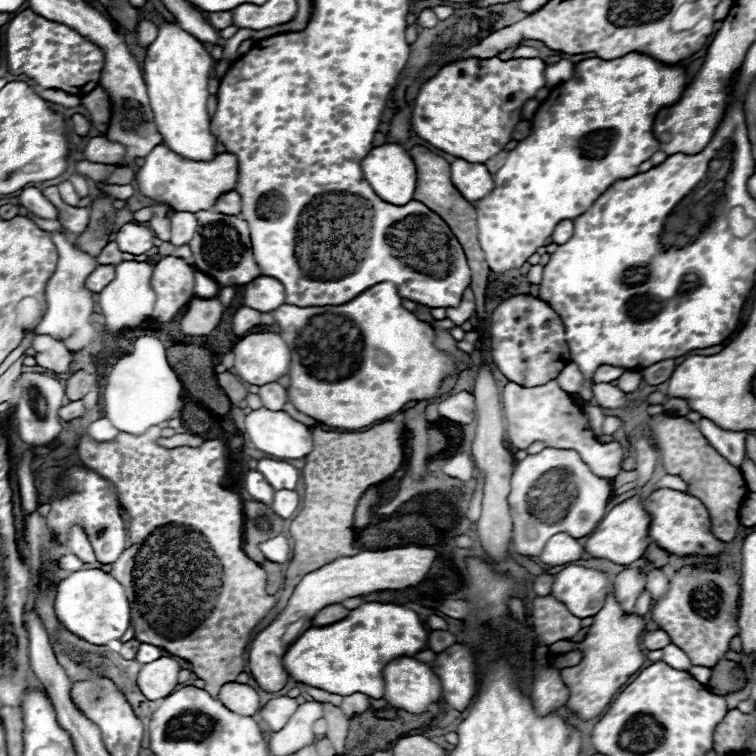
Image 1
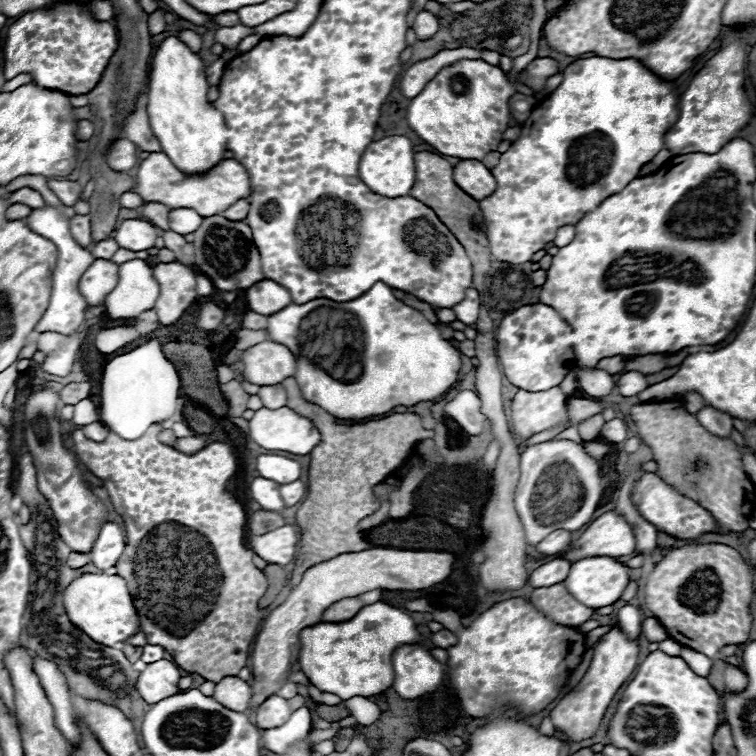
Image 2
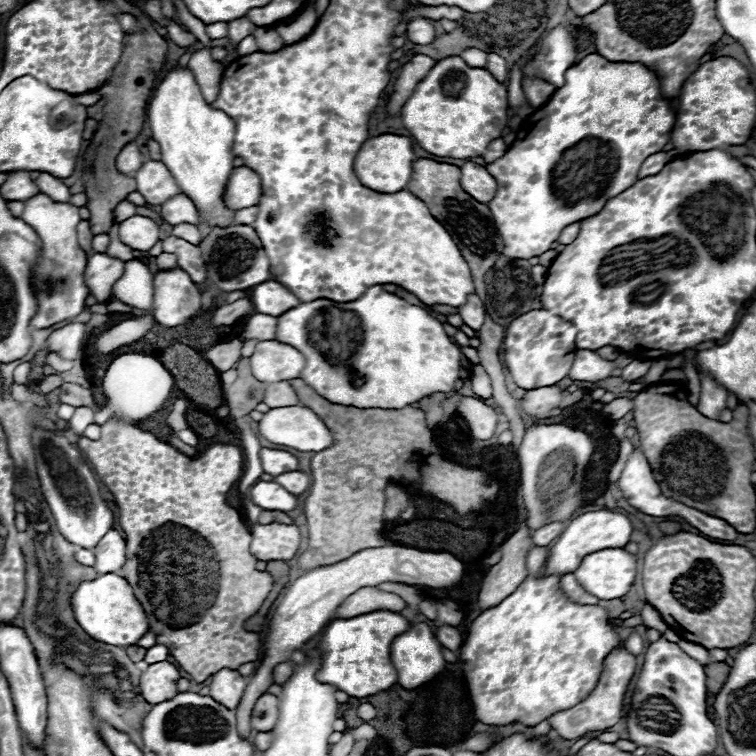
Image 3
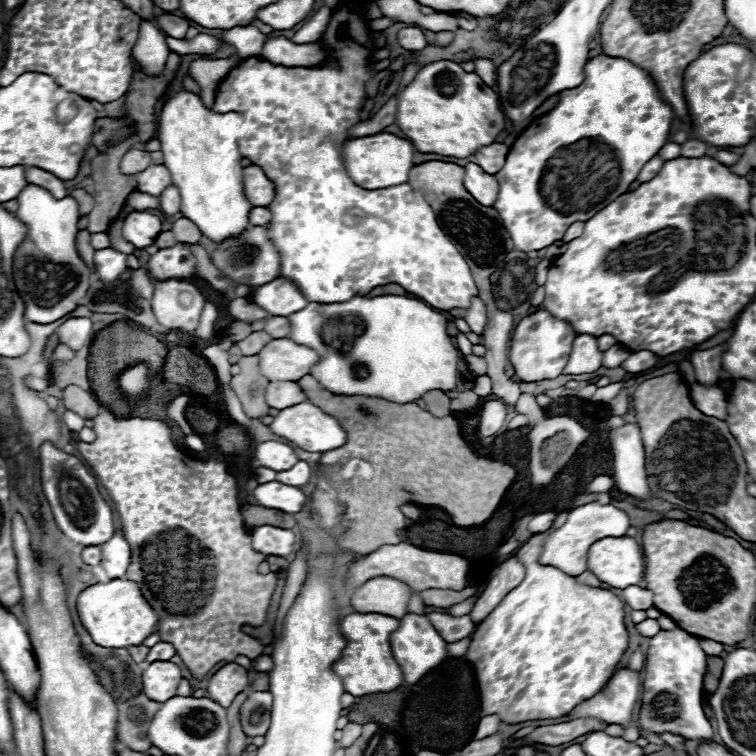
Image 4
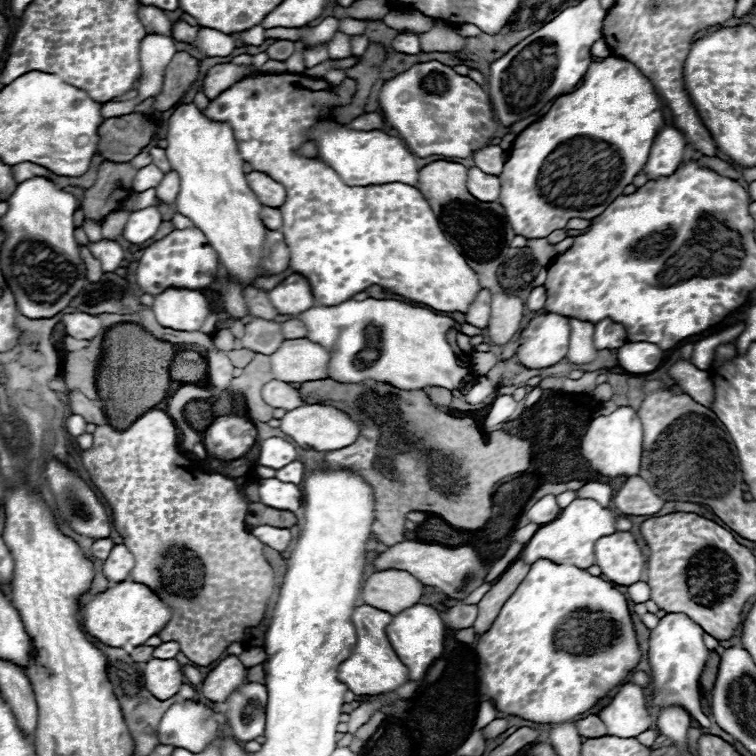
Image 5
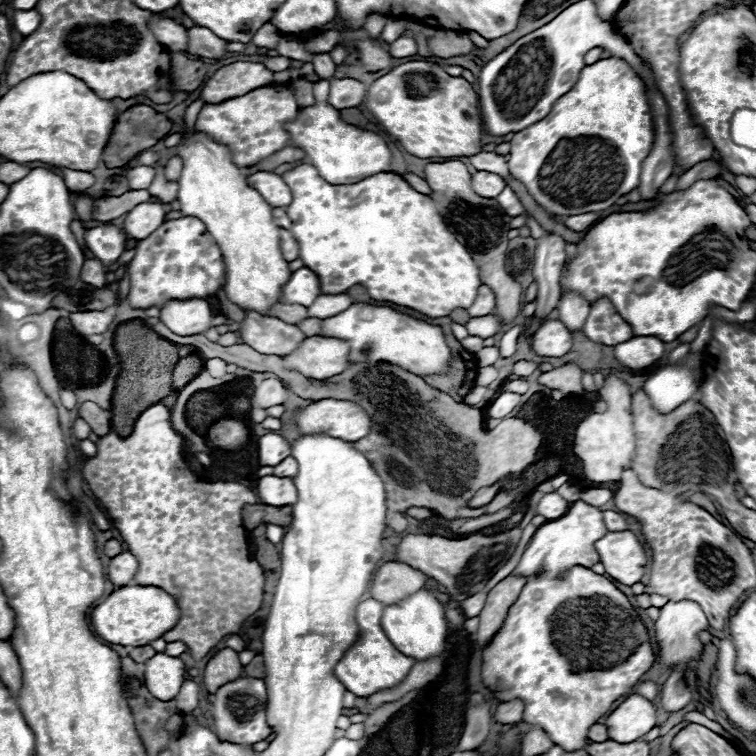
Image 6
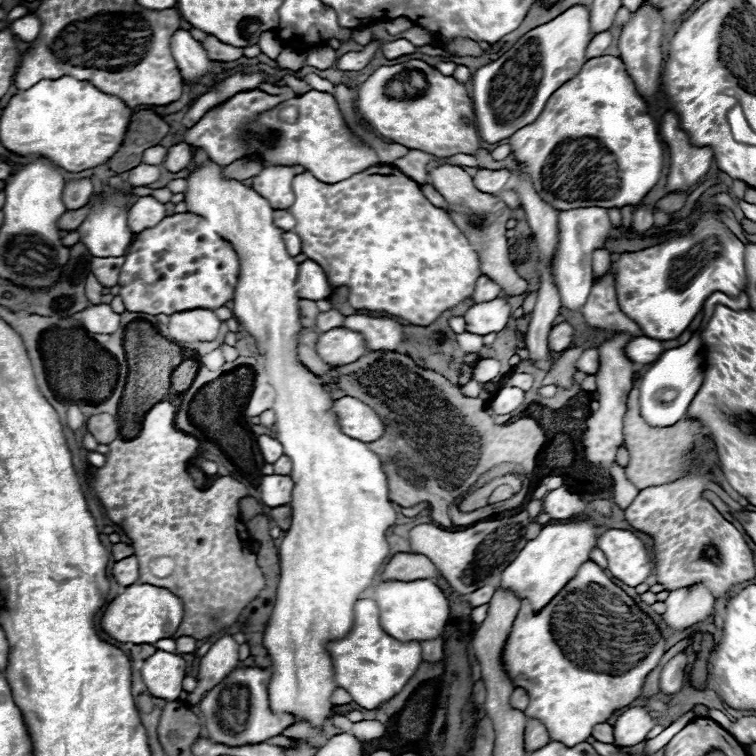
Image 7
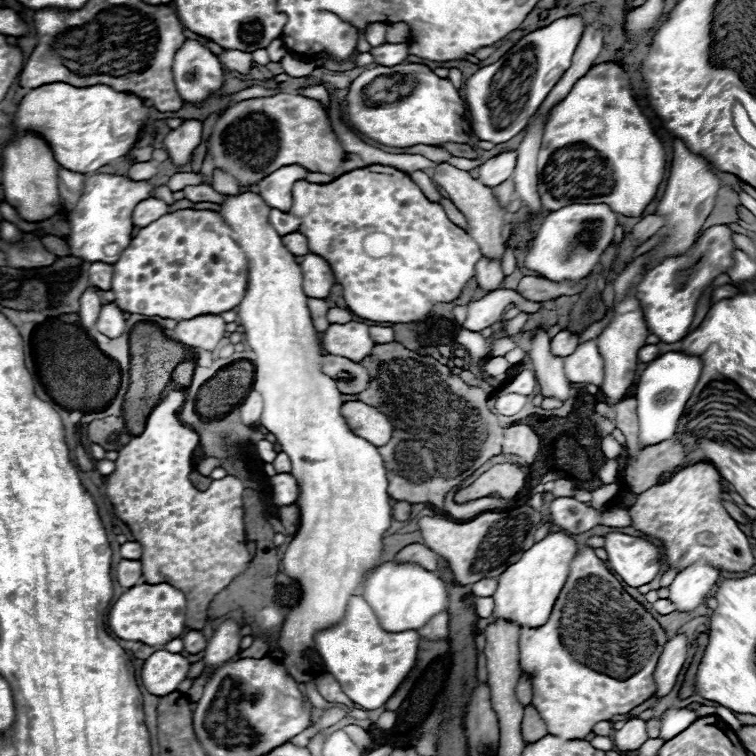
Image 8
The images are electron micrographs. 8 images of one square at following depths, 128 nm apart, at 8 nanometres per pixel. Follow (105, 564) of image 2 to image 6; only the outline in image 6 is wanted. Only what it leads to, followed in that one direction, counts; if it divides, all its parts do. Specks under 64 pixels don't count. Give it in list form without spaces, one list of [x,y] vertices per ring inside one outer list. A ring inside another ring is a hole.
[[[122,552],[116,558],[110,560],[108,566],[108,578],[116,584],[116,586],[126,586],[130,584],[130,580],[134,578],[138,570],[138,560],[130,554],[130,552]]]

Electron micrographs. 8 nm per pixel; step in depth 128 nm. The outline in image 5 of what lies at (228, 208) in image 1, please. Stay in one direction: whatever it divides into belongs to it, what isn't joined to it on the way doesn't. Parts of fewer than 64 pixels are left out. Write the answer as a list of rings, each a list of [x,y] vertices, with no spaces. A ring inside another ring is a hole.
[[[264,206],[264,210],[262,210],[262,222],[270,230],[280,230],[280,226],[282,226],[282,214],[280,214],[280,210]]]

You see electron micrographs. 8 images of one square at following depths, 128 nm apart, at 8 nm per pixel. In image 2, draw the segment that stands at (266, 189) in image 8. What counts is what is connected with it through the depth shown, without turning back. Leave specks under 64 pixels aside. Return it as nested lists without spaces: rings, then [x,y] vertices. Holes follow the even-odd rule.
[[[152,152],[146,160],[140,162],[134,190],[142,196],[144,202],[160,202],[168,208],[192,208],[202,218],[228,210],[234,202],[248,198],[252,192],[250,176],[246,168],[236,160],[224,160],[204,176],[186,176],[178,168],[174,168],[164,152]]]

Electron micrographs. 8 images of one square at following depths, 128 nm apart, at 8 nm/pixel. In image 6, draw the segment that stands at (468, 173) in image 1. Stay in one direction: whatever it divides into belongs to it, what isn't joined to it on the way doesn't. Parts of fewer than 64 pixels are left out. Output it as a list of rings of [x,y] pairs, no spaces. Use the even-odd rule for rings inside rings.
[[[476,172],[476,174],[472,174],[472,188],[480,196],[496,198],[506,188],[506,182],[498,174],[492,174],[492,172]]]

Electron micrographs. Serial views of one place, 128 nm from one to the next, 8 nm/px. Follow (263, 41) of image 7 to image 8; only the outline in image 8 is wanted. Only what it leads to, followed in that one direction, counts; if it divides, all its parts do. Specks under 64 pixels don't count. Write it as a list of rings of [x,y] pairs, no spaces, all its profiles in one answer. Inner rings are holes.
[[[278,38],[278,40],[274,40],[268,48],[268,56],[270,56],[270,60],[272,62],[280,62],[284,56],[286,56],[286,52],[288,52],[288,48],[286,48],[286,44]]]

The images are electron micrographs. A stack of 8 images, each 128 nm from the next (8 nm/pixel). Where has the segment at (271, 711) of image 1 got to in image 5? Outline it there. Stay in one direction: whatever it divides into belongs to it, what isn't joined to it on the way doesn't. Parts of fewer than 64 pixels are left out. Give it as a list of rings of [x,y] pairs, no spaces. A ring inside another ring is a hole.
[[[258,682],[242,684],[226,698],[224,718],[228,720],[228,726],[236,740],[250,742],[256,740],[258,736],[264,736],[266,702],[268,702],[266,686]]]

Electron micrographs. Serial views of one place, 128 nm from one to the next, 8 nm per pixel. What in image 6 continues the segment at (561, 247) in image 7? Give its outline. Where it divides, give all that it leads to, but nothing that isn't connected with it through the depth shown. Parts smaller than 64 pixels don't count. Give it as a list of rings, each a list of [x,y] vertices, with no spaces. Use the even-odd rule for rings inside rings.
[[[586,212],[586,214],[568,216],[568,218],[564,220],[564,224],[566,224],[570,230],[574,230],[574,232],[584,232],[584,230],[588,230],[590,226],[594,226],[598,220],[600,220],[600,214],[596,214],[596,212]],[[564,292],[558,304],[558,312],[560,312],[560,322],[564,322],[574,332],[582,330],[582,324],[590,312],[590,304],[578,292]]]

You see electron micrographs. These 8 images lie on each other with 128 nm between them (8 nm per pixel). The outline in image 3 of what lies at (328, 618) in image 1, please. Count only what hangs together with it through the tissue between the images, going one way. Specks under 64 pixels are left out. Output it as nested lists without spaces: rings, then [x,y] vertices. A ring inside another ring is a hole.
[[[376,586],[360,588],[358,592],[350,594],[336,610],[336,618],[352,618],[374,610],[390,610],[400,612],[406,608],[406,602],[392,592],[382,592]]]

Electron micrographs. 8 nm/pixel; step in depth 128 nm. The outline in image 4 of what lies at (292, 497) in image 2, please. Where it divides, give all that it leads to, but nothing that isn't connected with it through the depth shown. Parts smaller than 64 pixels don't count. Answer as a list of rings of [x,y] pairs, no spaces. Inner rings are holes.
[[[304,460],[294,464],[290,470],[276,472],[276,480],[282,480],[282,484],[294,484],[296,488],[308,484],[310,478],[312,478],[312,468]]]

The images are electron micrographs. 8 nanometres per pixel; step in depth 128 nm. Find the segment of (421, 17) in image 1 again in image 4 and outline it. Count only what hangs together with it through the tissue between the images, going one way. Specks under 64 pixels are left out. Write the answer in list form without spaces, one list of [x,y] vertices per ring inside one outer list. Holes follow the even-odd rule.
[[[408,26],[408,28],[404,28],[404,30],[398,32],[398,44],[400,44],[404,50],[416,52],[416,50],[422,50],[428,42],[426,42],[424,32],[422,32],[420,28]]]

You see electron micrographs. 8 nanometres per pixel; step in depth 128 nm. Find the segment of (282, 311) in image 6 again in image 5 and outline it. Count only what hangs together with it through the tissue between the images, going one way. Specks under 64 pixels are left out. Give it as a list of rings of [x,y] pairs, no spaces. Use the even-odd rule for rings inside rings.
[[[248,288],[244,292],[244,298],[246,298],[246,304],[250,308],[250,314],[254,316],[262,316],[266,320],[272,320],[276,318],[280,312],[270,304],[268,300],[268,292],[266,290],[258,290],[258,288]]]

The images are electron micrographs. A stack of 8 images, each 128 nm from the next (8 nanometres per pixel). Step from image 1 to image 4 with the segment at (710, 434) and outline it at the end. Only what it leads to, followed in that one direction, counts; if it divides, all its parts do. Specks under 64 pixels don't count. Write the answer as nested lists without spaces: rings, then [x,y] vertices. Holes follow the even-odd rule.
[[[724,344],[714,346],[710,350],[696,350],[692,352],[692,366],[696,372],[696,380],[700,384],[716,384],[718,382],[718,370],[722,362],[722,348]]]

